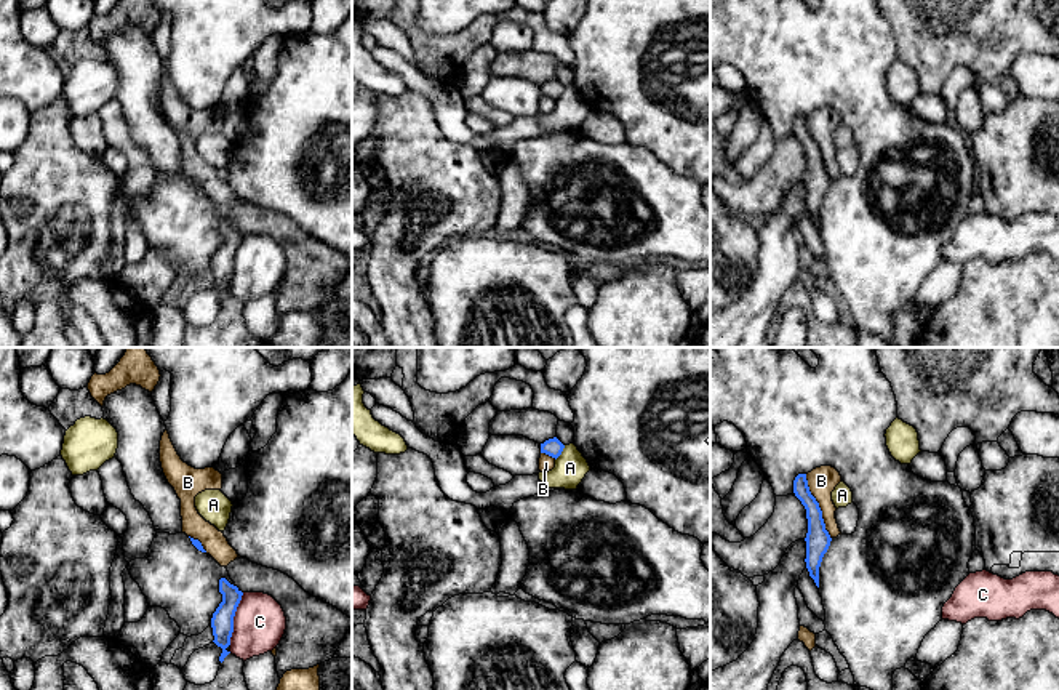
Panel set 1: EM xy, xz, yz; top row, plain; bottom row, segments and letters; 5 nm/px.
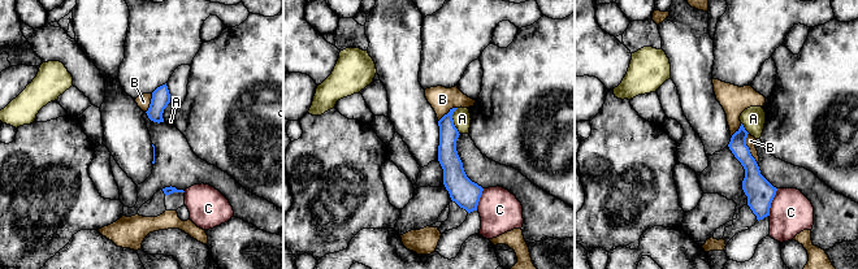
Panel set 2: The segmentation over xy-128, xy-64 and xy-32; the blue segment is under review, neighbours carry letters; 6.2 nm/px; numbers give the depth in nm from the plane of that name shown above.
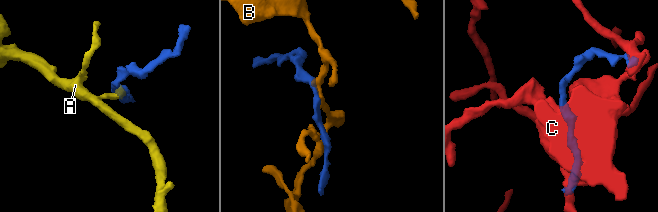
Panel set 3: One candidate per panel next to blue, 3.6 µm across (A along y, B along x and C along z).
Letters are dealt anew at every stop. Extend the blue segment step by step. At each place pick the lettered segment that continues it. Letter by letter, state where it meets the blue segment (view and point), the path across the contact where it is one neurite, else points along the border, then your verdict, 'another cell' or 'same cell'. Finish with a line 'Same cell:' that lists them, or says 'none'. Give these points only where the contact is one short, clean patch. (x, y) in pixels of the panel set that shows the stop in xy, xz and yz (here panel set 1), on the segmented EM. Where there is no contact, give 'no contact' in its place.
A: meets blue in xz at (560, 453); border along xz (565, 445), (555, 460); another cell
B: meets blue in yz at (818, 506); another cell
C: meets blue in xy at (232, 618); another cell
Same cell: none

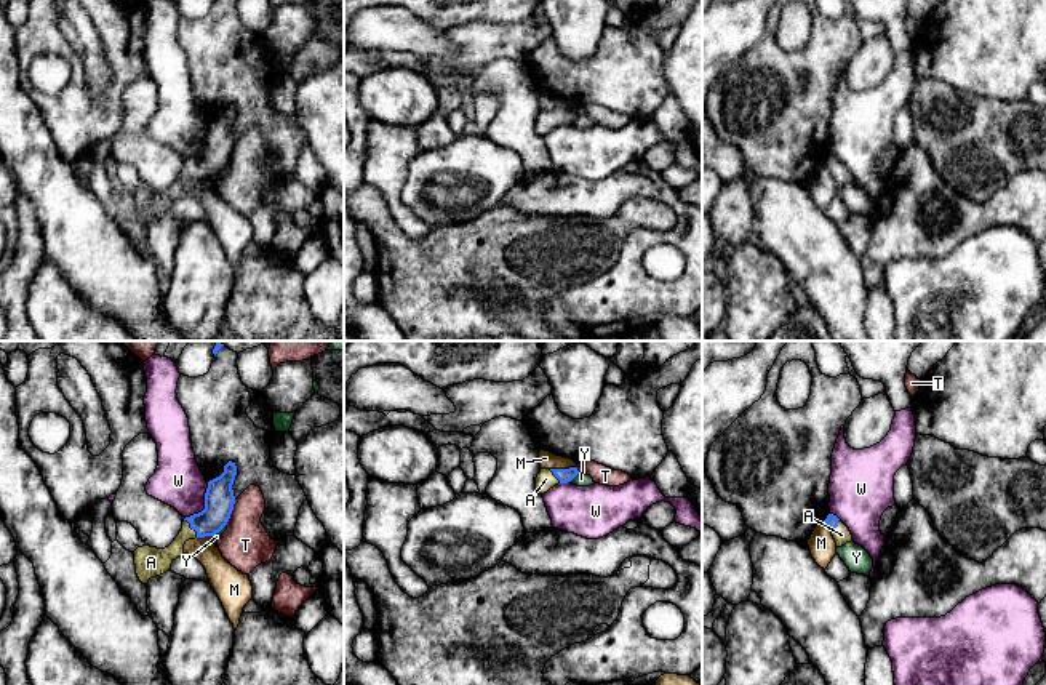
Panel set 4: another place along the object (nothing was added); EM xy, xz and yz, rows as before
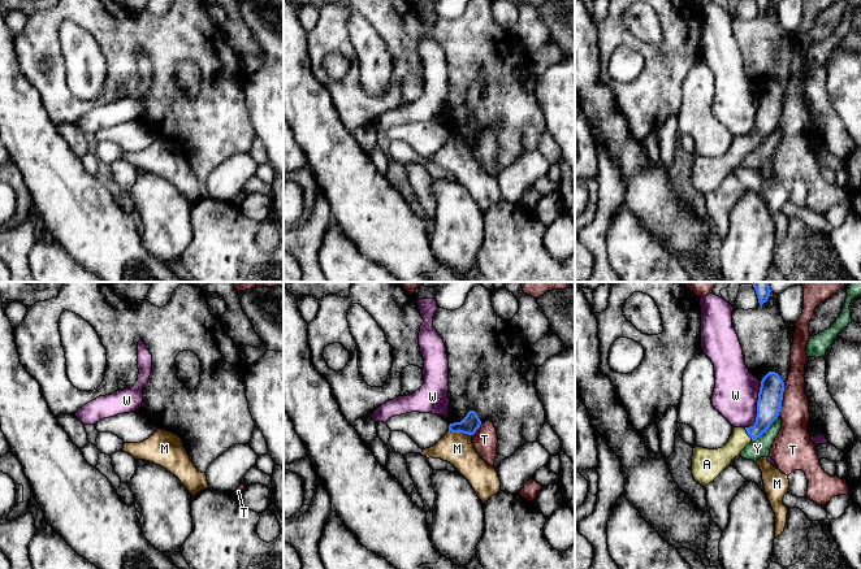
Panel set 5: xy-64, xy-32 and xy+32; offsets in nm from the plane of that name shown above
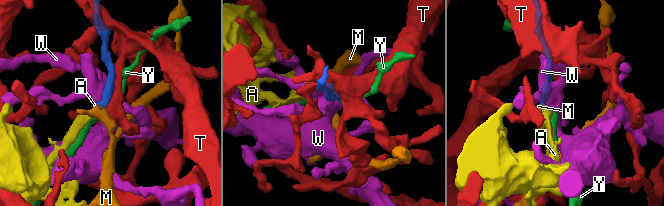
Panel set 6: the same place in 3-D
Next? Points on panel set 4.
A: meets blue in xy at (192, 528); runs through xy (219, 500), (192, 528), (155, 562); same cell
M: meets blue in xz at (562, 469); border along xz (574, 466), (550, 469); another cell
T: meets blue in xy at (231, 512); another cell
W: meets blue in xy at (205, 504); border along xy (208, 482), (205, 506), (186, 517); another cell
Y: meets blue in xz at (574, 476); border along xz (579, 472), (570, 480); another cell
Same cell: A

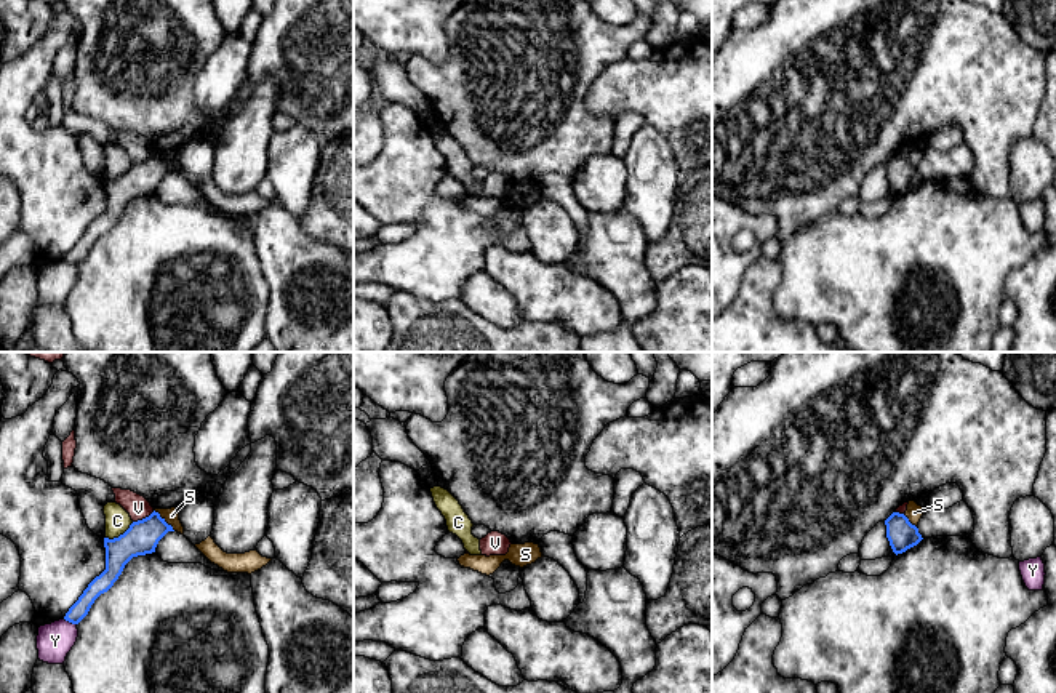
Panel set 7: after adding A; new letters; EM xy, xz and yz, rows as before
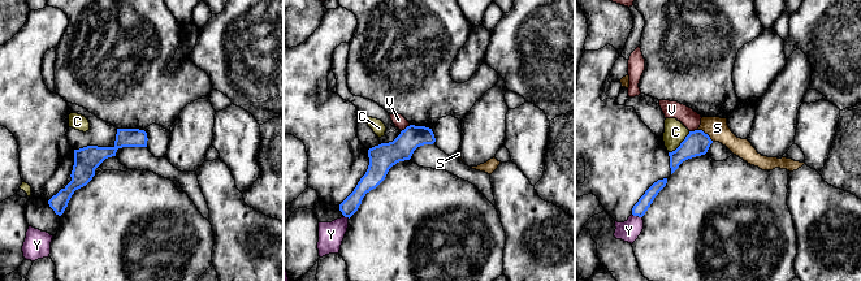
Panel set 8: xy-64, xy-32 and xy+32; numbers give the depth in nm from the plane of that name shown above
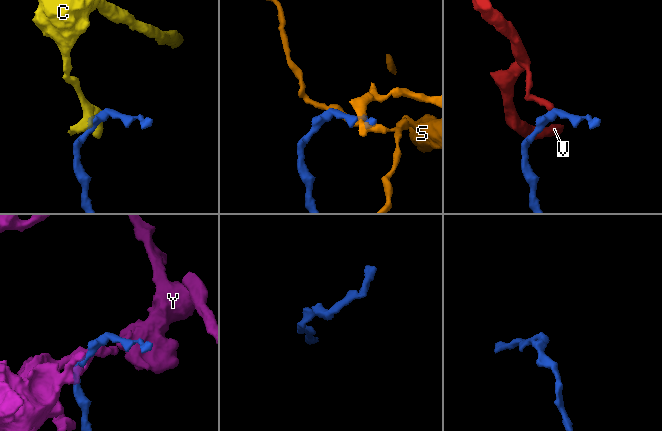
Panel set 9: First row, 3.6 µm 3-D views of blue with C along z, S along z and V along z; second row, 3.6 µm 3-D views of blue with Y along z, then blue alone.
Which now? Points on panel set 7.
C: meets blue in xy at (120, 535); border along xy (133, 522), (117, 536), (106, 538); another cell
S: meets blue in xy at (164, 520); border along xy (154, 509), (175, 530); another cell
V: meets blue in xy at (143, 519); border along xy (154, 511), (133, 522); another cell
Y: meets blue in xy at (71, 621); border along xy (64, 618), (76, 624); another cell
Same cell: none

